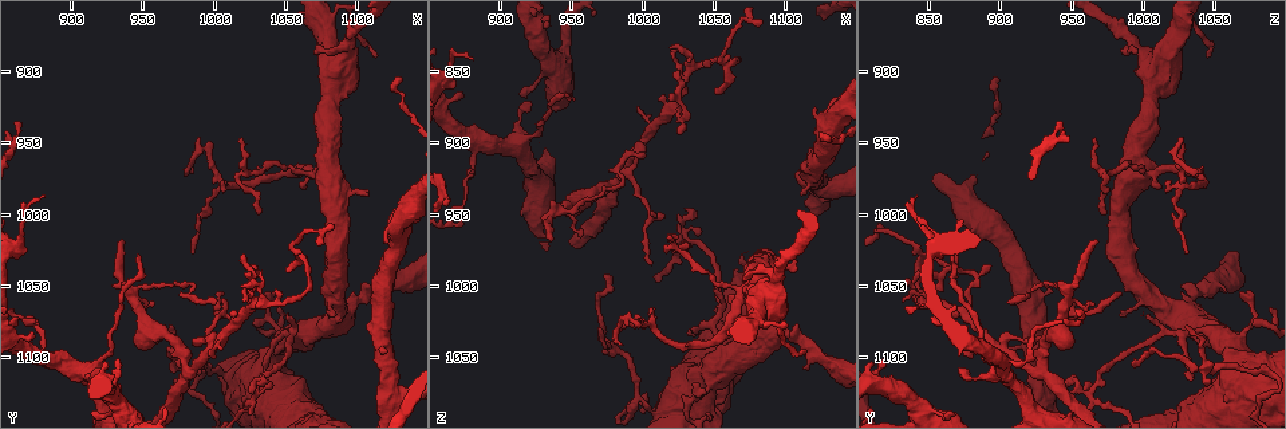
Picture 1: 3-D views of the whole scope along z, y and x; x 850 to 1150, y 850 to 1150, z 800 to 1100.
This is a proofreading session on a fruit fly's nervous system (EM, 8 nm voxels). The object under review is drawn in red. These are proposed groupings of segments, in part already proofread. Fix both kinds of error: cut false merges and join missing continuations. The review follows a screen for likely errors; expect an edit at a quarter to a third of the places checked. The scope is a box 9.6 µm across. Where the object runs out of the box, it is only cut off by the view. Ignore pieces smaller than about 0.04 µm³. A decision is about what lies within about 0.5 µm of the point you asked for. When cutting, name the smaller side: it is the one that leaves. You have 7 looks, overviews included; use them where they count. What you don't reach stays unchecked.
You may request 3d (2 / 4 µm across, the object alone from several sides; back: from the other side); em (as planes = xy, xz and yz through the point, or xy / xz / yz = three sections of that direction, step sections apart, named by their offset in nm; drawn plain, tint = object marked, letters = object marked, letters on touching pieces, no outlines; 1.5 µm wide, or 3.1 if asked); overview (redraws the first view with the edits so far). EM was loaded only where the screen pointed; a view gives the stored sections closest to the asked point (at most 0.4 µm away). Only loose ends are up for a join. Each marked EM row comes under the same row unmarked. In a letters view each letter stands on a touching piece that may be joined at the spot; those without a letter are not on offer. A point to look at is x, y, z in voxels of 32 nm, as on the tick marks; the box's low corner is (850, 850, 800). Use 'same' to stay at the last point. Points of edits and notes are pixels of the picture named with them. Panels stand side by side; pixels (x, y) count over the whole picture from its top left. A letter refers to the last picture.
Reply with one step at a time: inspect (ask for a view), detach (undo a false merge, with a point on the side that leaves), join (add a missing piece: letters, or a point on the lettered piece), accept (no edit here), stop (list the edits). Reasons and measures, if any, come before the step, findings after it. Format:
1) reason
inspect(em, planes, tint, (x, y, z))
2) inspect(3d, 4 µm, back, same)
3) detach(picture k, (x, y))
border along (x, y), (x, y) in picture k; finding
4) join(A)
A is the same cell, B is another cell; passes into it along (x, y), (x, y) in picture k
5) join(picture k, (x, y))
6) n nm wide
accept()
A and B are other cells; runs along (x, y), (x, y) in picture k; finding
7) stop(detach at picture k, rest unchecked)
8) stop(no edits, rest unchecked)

inspect(em, planes, letters, (1112, 888, 1046))

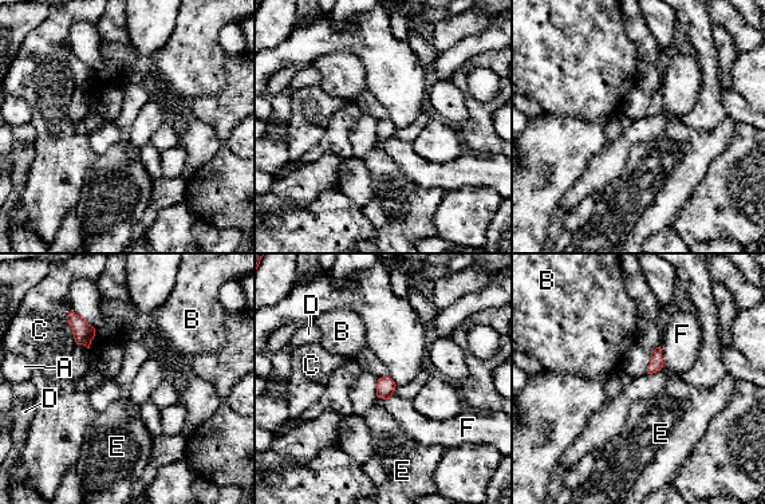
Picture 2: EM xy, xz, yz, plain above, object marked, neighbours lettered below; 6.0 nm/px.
accept()
A, B, C, D, E and F are other cells; border along (378, 397), (387, 400) in picture 2; none of them fits

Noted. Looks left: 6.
branch stops here
inspect(em, planes, letters, (1120, 1094, 906))

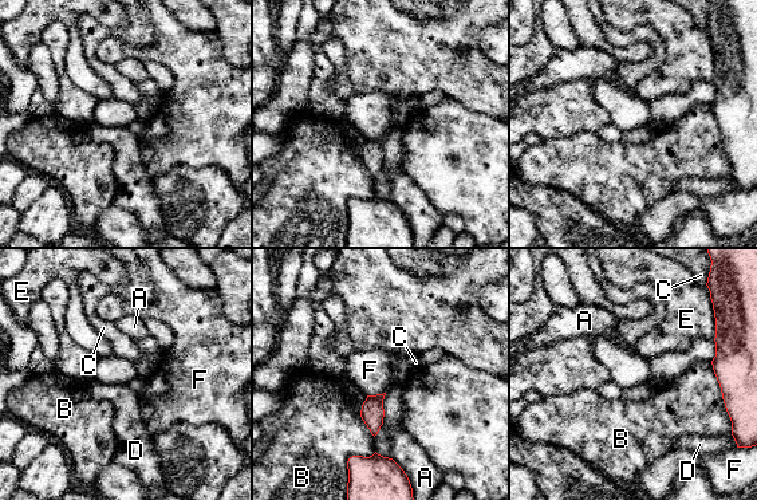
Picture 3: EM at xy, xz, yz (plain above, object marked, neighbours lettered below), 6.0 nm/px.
accept()
A, B, C, D, E and F are other cells; border along (391, 457), (406, 475), (413, 493) in picture 3; none of them fits

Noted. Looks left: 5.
inspect(3d, 4 µm, (978, 1106, 930))

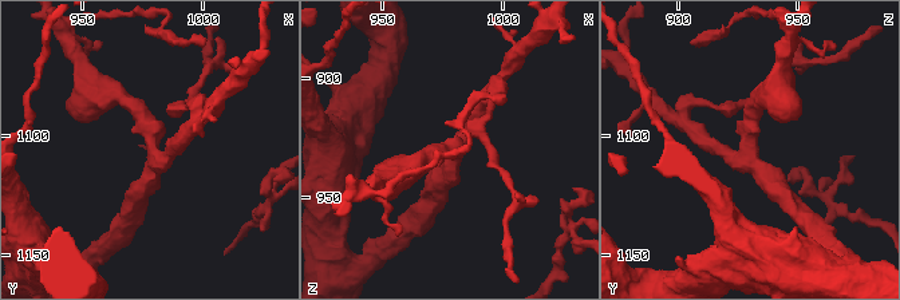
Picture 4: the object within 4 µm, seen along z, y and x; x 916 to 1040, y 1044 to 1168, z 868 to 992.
3 arms; arms of 220, 240, 280 nm
inspect(em, planes, letters, (980, 1106, 928))

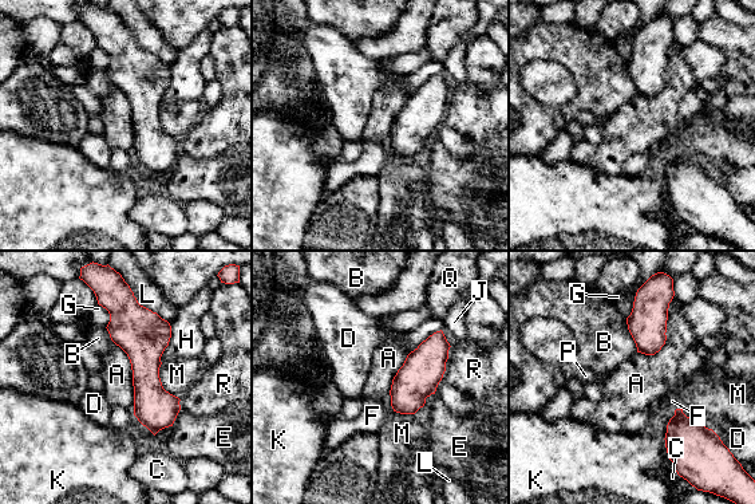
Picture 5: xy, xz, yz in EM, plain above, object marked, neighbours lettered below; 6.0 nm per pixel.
accept()
A, B, C, D, E, F, G, H, J, K, L, M, P, Q and R are other cells; continuous, no second cell

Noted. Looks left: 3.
stop(no edits, rest unchecked)

